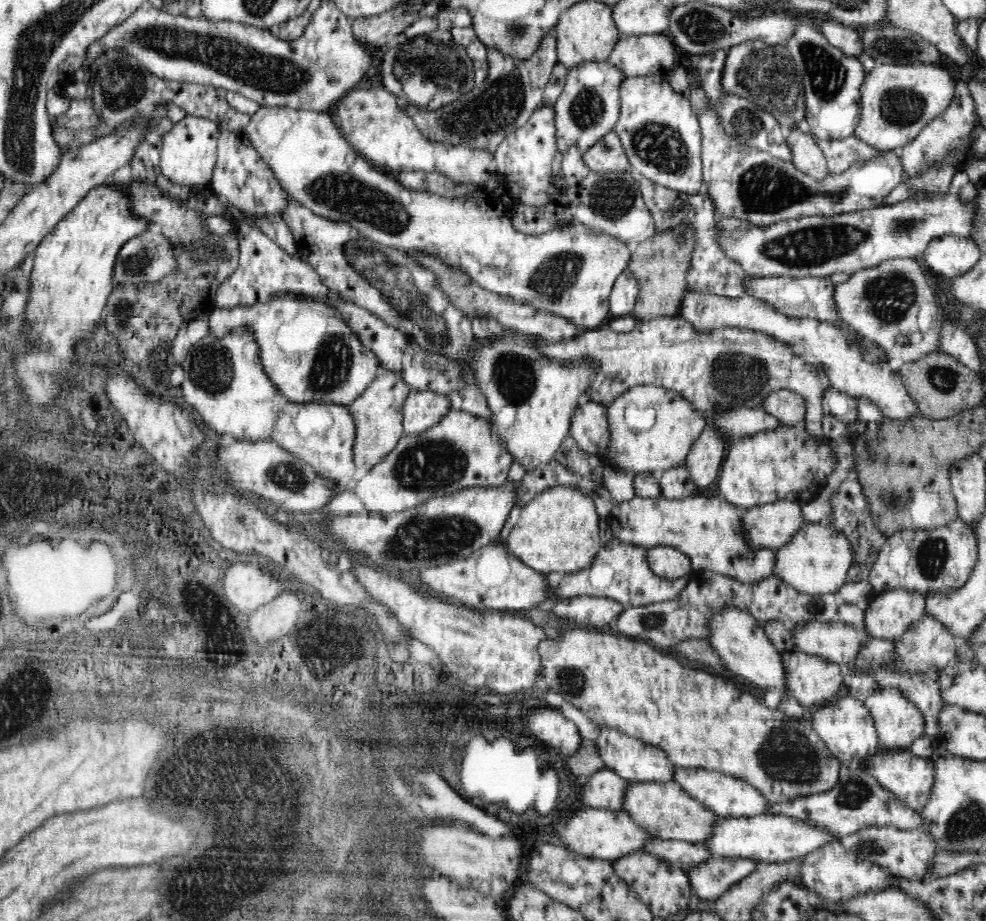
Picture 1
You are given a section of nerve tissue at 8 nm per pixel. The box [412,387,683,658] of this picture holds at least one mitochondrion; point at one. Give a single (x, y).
(653, 621)

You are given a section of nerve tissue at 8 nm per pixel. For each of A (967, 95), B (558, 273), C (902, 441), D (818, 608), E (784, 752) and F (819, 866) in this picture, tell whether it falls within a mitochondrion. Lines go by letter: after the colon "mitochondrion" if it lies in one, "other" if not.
A: other
B: mitochondrion
C: other
D: mitochondrion
E: mitochondrion
F: other

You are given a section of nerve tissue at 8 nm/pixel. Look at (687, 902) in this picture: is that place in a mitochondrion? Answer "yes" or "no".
no

